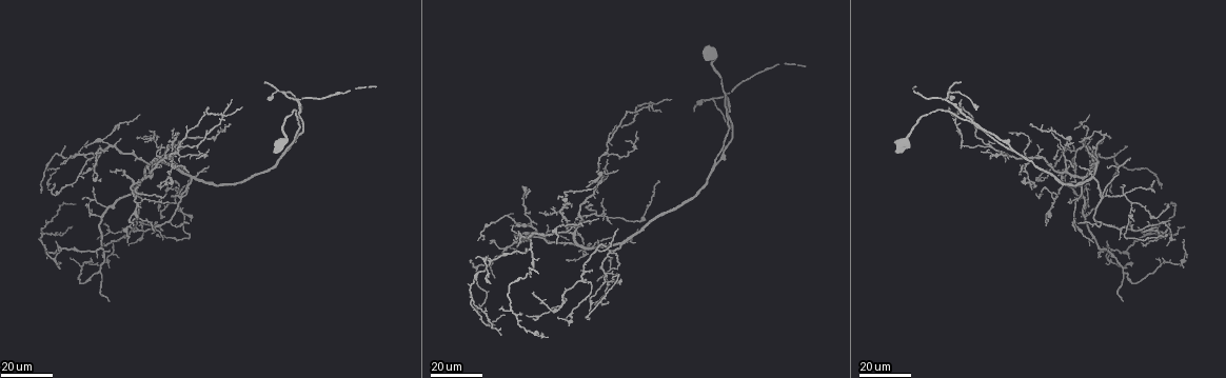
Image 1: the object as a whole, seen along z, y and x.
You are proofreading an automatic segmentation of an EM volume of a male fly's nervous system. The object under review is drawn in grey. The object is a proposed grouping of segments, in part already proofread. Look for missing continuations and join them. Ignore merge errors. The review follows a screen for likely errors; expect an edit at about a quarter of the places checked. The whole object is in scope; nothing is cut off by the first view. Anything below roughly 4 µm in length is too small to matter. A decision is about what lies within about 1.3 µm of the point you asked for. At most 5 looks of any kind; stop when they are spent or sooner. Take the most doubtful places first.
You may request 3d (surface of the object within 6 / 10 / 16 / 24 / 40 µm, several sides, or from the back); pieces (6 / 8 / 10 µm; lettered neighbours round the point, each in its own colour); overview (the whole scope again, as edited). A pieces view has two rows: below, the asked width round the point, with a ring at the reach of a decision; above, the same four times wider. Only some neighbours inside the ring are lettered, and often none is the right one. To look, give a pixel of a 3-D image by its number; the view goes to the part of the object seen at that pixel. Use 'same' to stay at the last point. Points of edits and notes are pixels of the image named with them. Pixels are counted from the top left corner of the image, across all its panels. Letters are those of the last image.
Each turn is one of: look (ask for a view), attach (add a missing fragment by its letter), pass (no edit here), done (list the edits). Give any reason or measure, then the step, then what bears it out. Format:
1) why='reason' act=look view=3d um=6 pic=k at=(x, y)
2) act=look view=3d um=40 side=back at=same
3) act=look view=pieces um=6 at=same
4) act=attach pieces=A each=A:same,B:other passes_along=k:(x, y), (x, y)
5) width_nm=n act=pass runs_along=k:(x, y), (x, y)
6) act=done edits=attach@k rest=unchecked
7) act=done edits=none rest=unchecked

act=look view=3d um=16 pic=1 at=(1167, 204)

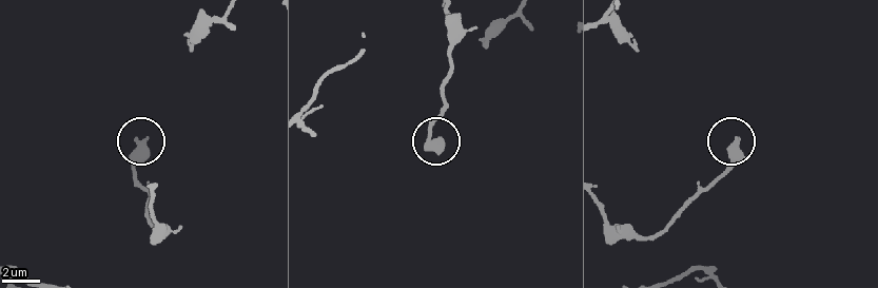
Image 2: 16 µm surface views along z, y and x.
why='closer look' act=look view=3d um=10 pic=2 at=(144, 141)

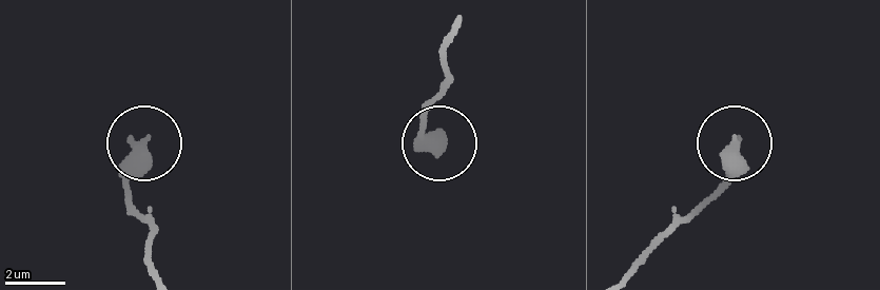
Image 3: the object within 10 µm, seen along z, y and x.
act=look view=pieces um=6 pic=3 at=(143, 139)

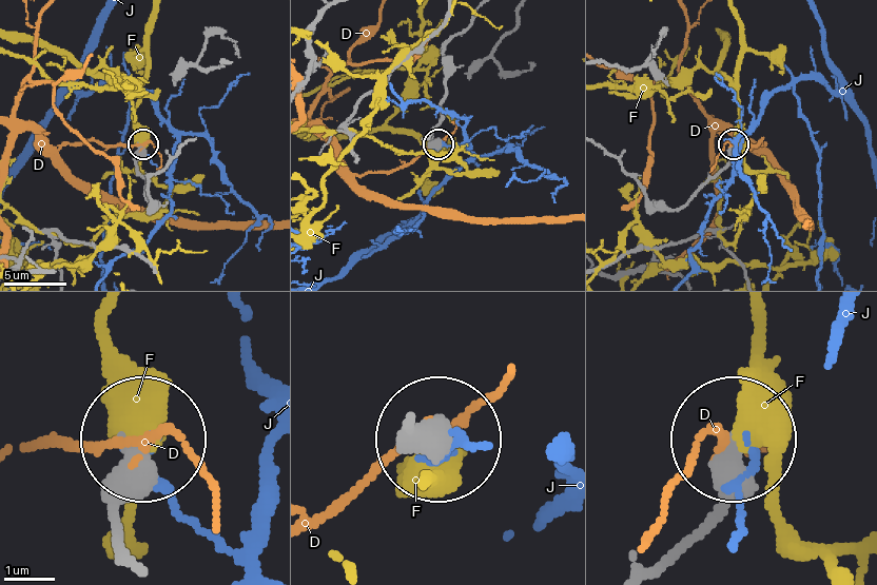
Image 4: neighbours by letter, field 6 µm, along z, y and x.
act=pass each=D:other,F:other,J:other runs_along=4:(655, 566), (714, 504), (726, 445) found='none of them fits'

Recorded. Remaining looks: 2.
why='branch stops here' act=look view=3d um=16 pic=1 at=(475, 258)

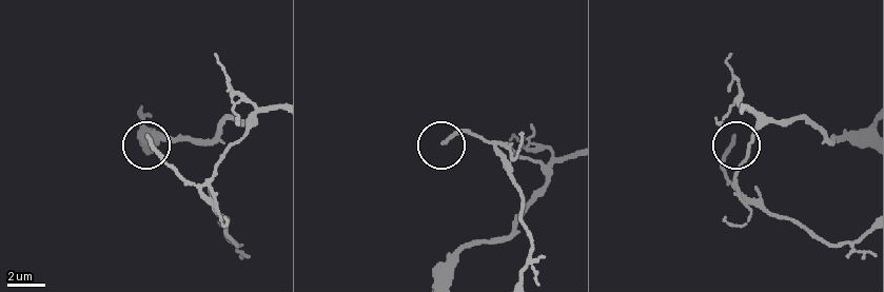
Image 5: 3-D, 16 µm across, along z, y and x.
why='what lies round it' act=look view=pieces um=8 pic=5 at=(733, 138)

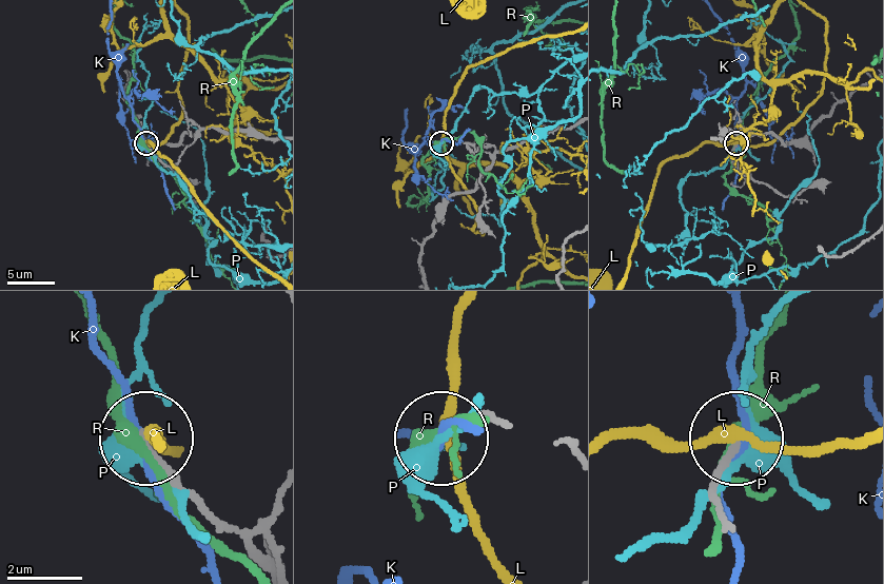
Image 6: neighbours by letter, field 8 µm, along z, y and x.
act=pass each=K:other,L:other,P:other,R:other runs_along=6:(271, 506), (242, 525), (223, 522), (152, 443) found='no lettered fragment goes on from it'

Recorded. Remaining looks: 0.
act=done edits=none rest=unchecked

